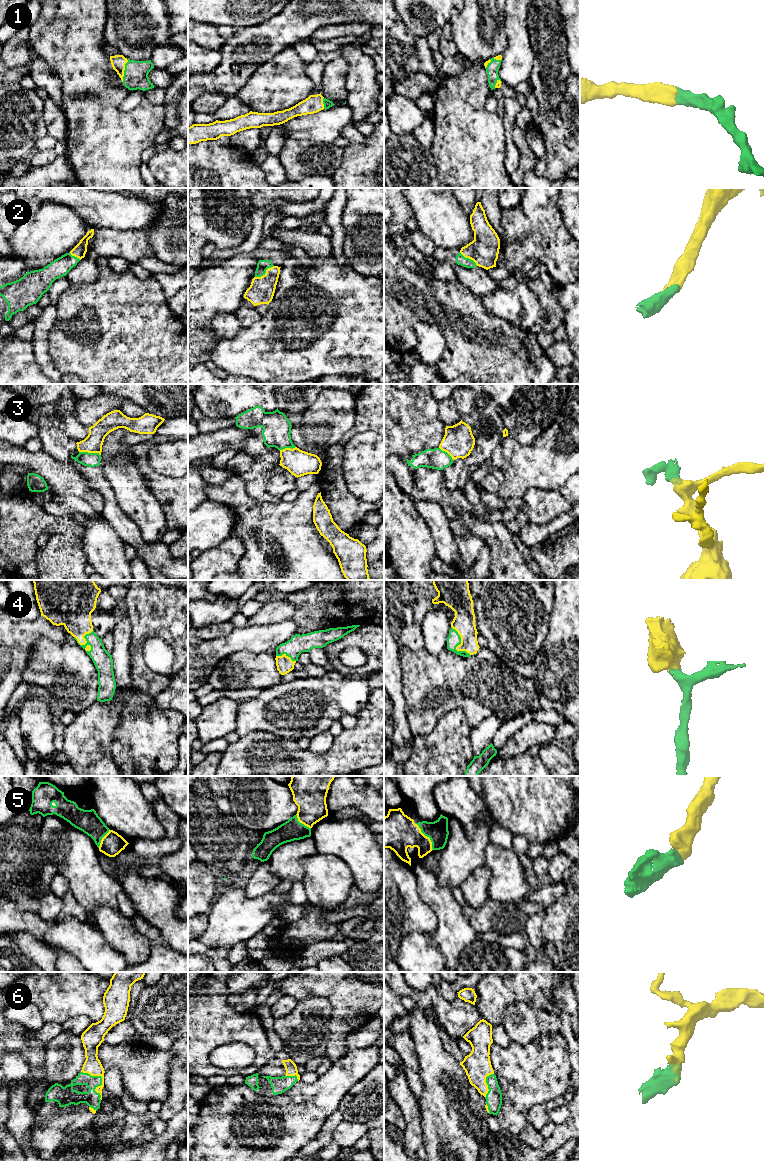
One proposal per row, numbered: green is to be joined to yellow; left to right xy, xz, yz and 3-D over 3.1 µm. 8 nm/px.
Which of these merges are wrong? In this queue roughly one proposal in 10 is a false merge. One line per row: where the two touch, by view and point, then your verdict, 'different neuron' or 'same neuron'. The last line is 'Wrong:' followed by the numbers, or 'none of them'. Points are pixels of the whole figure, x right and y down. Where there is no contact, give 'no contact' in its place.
1: contact xy (124, 69); same neuron
2: contact xz (265, 273); same neuron
3: contact xy (90, 452); same neuron
4: contact xy (85, 639); same neuron
5: contact yz (426, 836); same neuron
6: contact xy (102, 1079); same neuron
Wrong: none of them

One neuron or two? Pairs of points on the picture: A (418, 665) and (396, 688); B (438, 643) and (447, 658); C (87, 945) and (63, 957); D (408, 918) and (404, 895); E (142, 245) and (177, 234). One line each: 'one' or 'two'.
A: two
B: two
C: two
D: one
E: two

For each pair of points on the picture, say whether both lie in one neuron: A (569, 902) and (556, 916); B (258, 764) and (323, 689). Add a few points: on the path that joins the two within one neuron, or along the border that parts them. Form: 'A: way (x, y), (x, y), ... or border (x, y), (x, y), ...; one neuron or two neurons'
A: way (567, 905), (559, 913); one neuron
B: border (259, 731), (273, 733), (296, 741); two neurons

